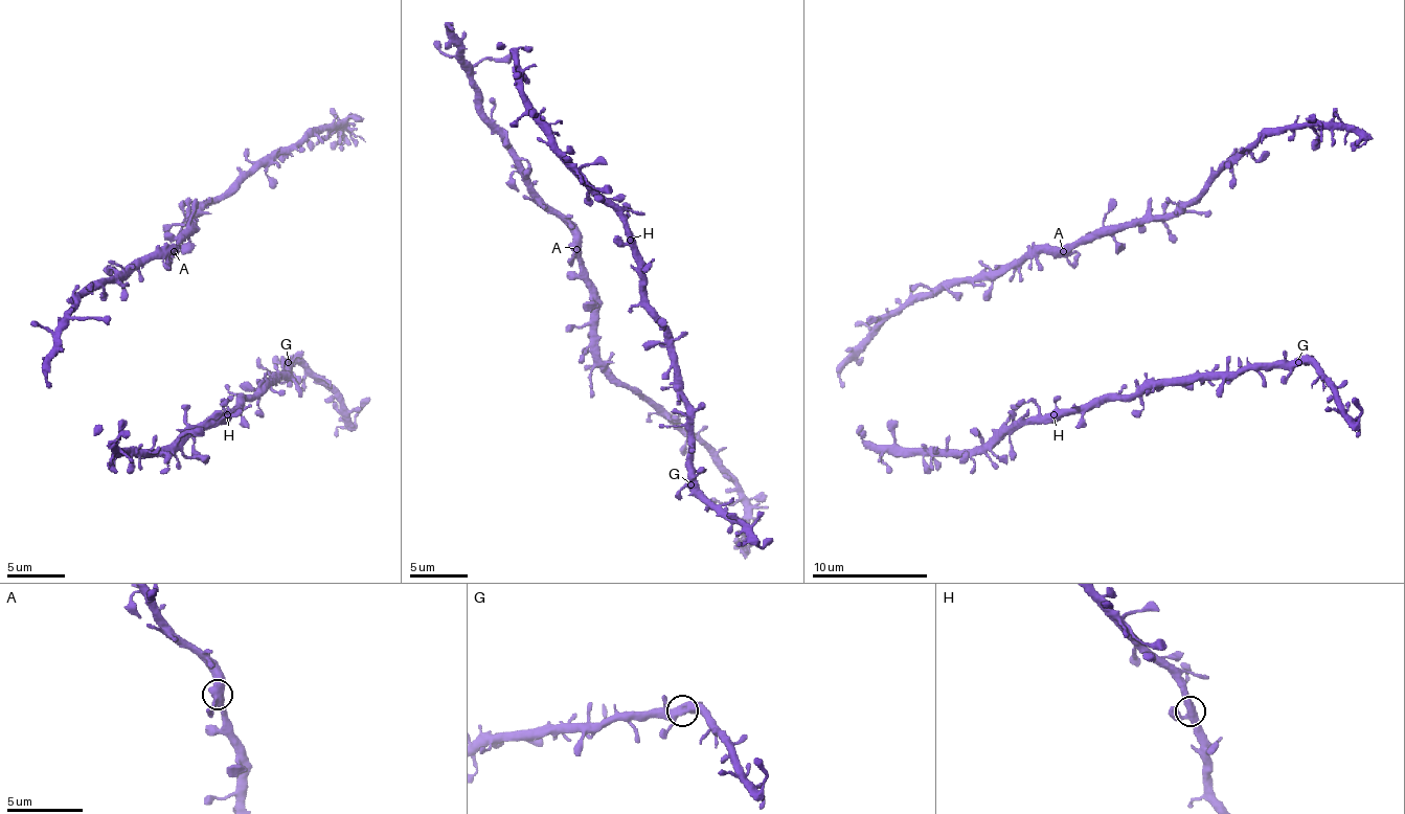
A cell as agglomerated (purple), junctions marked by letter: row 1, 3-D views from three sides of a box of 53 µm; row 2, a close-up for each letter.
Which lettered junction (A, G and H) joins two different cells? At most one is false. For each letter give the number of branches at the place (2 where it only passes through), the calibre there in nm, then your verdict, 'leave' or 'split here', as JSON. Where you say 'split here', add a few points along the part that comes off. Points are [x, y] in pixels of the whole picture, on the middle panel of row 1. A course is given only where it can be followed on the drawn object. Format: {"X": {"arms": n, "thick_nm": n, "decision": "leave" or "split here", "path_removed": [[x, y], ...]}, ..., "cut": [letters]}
{"A": {"arms": 4, "thick_nm": 500, "decision": "leave"}, "G": {"arms": 4, "thick_nm": 480, "decision": "leave"}, "H": {"arms": 4, "thick_nm": 460, "decision": "leave"}, "cut": []}

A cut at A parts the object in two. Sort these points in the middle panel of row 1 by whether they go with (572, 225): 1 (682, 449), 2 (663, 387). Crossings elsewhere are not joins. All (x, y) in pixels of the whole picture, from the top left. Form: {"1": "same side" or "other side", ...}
{"1": "other side", "2": "same side"}

